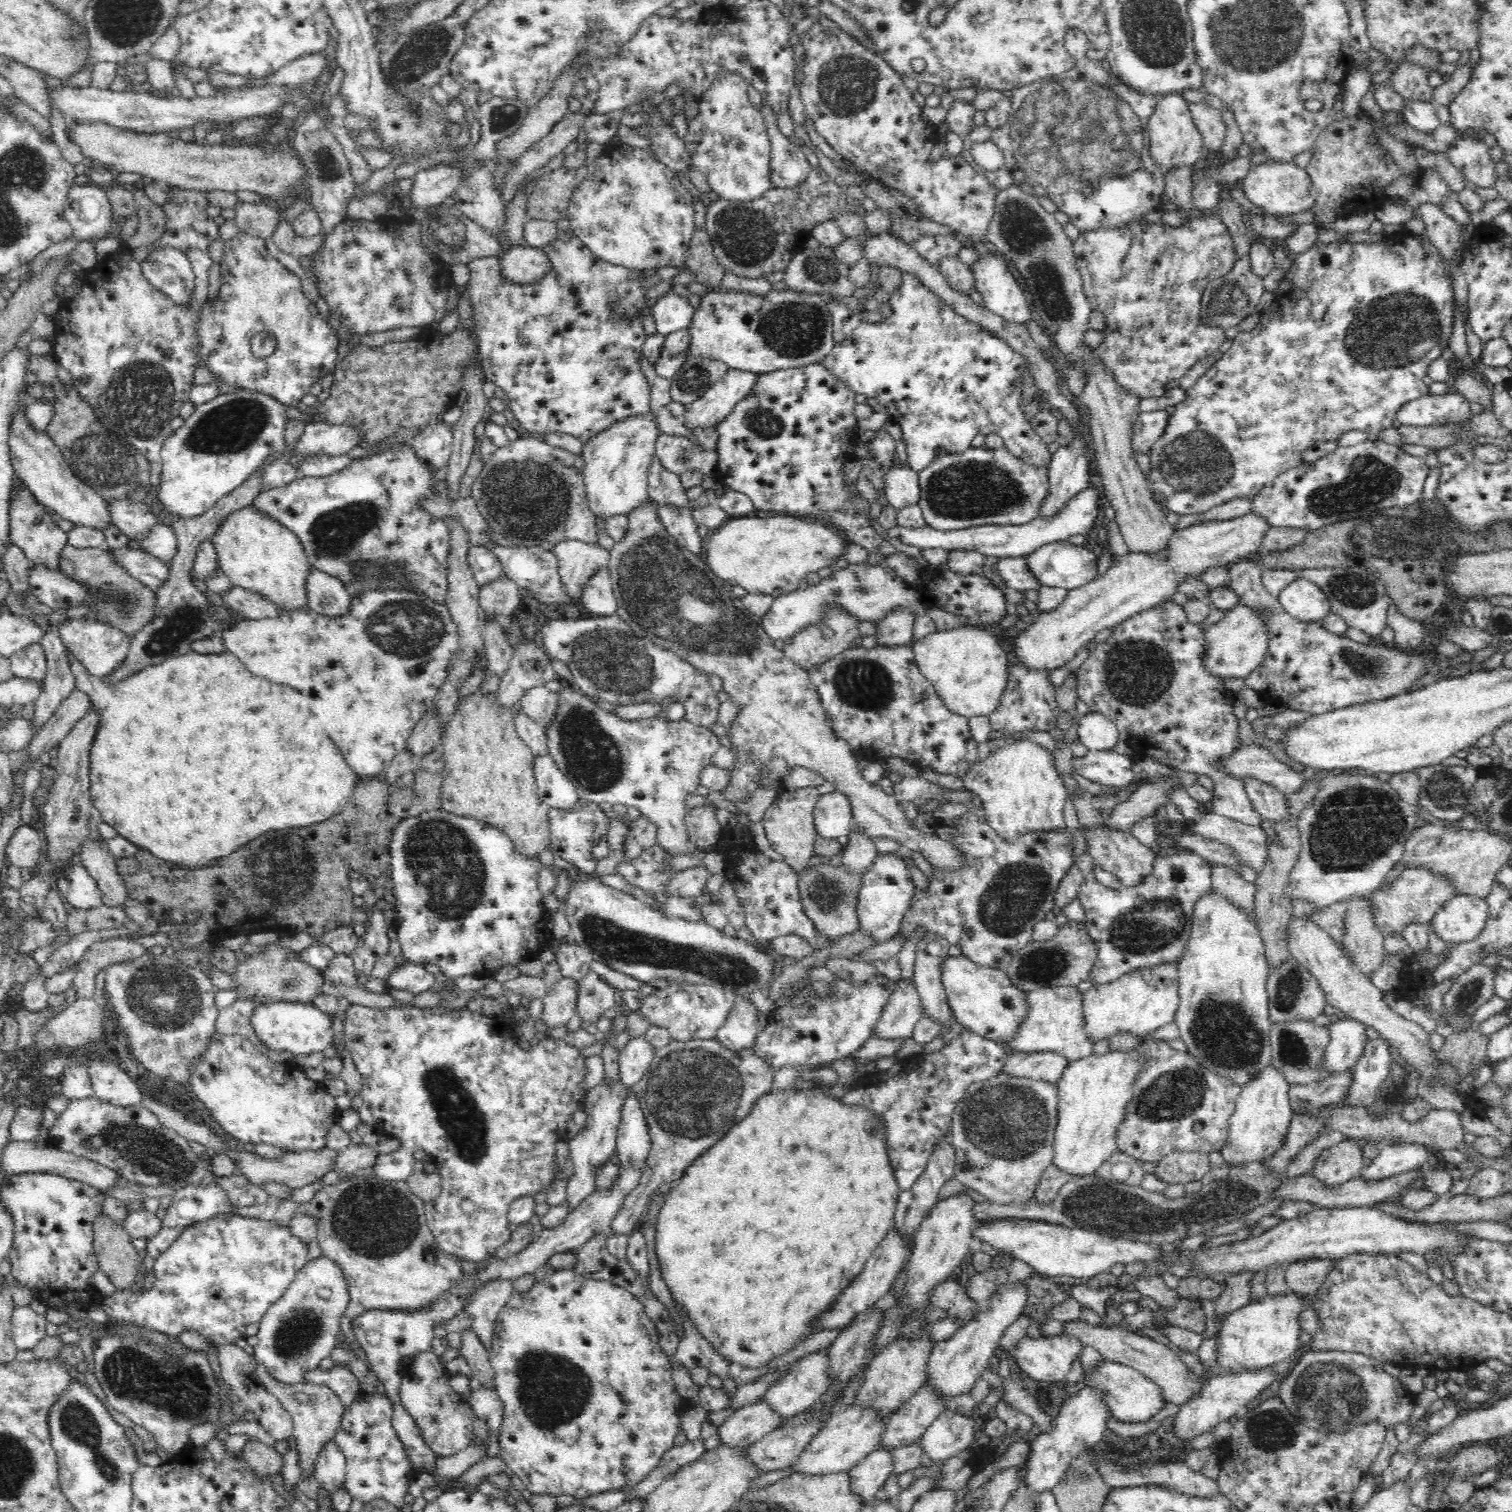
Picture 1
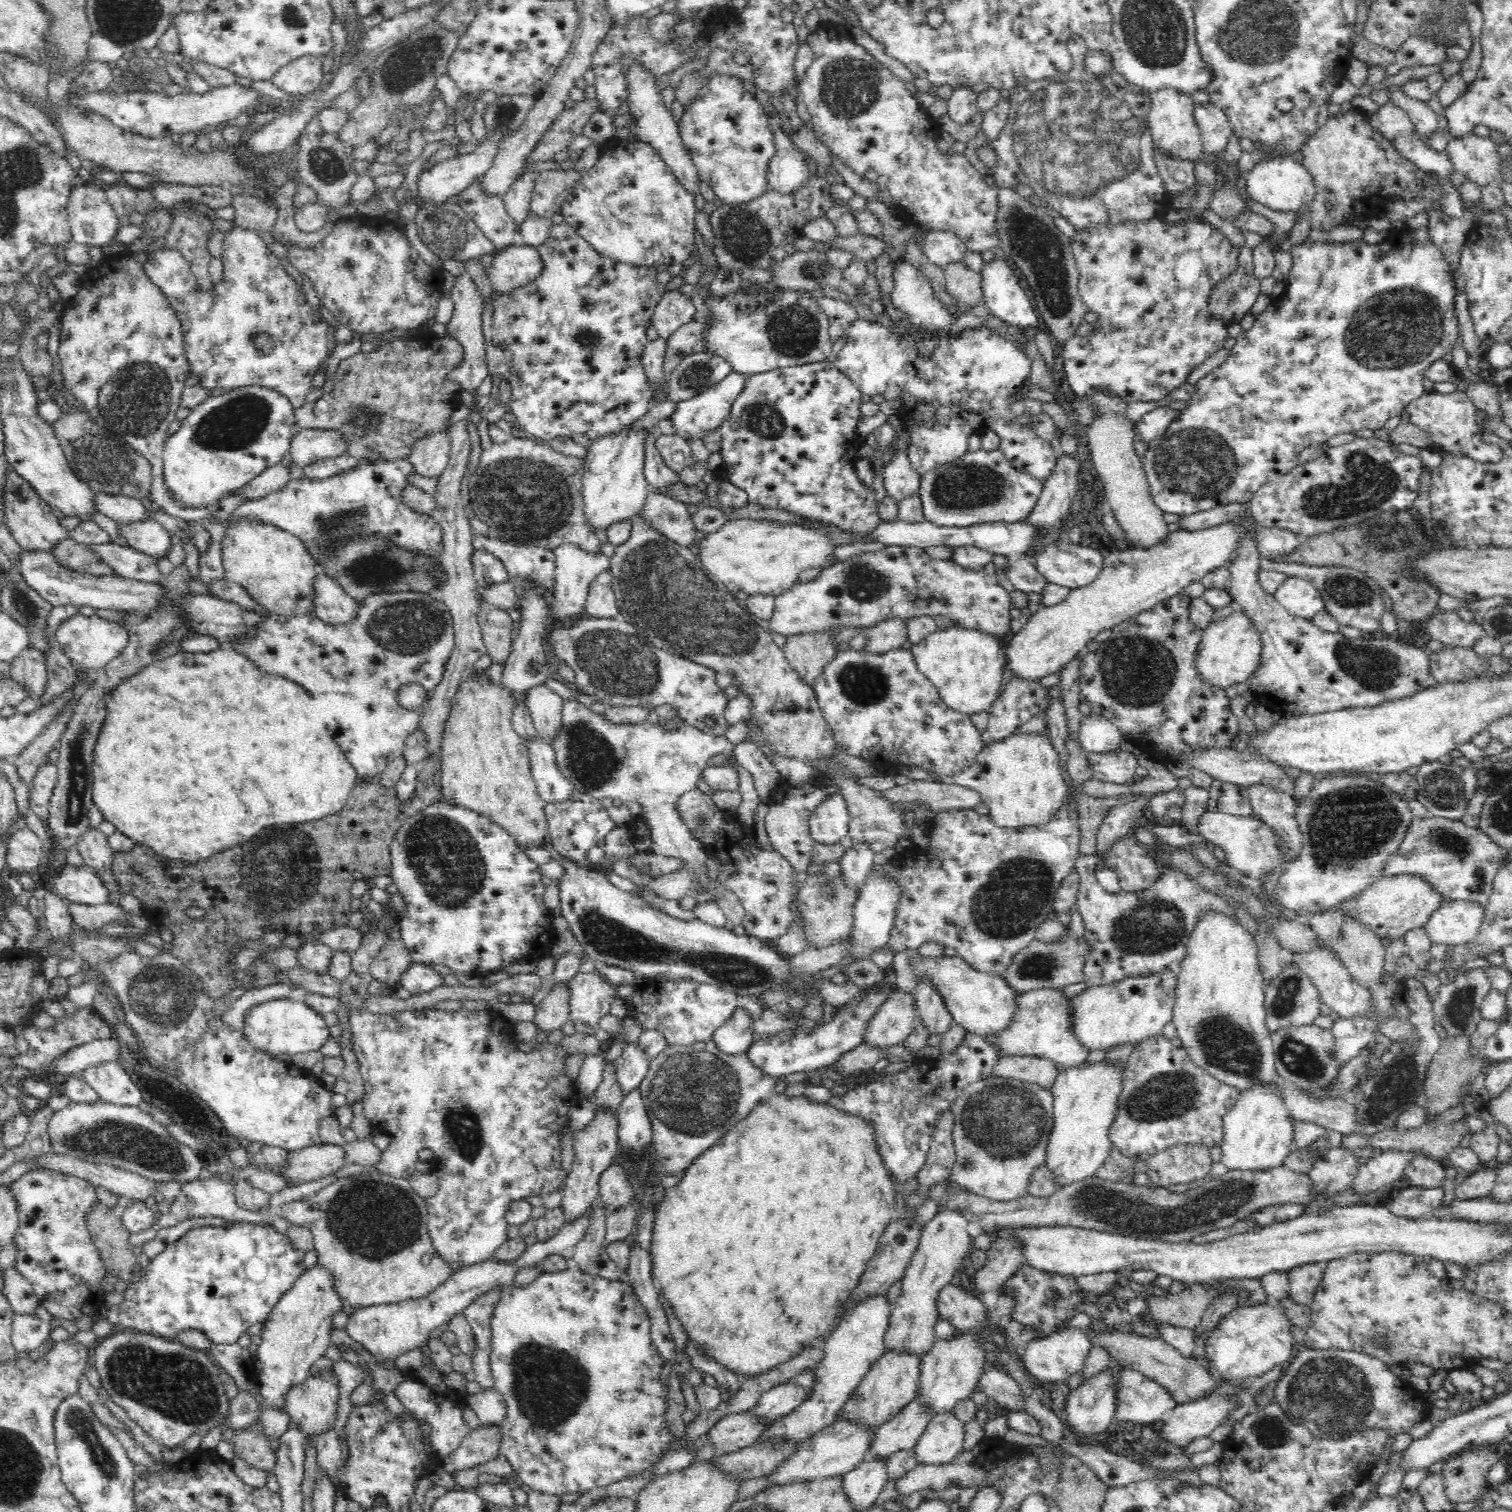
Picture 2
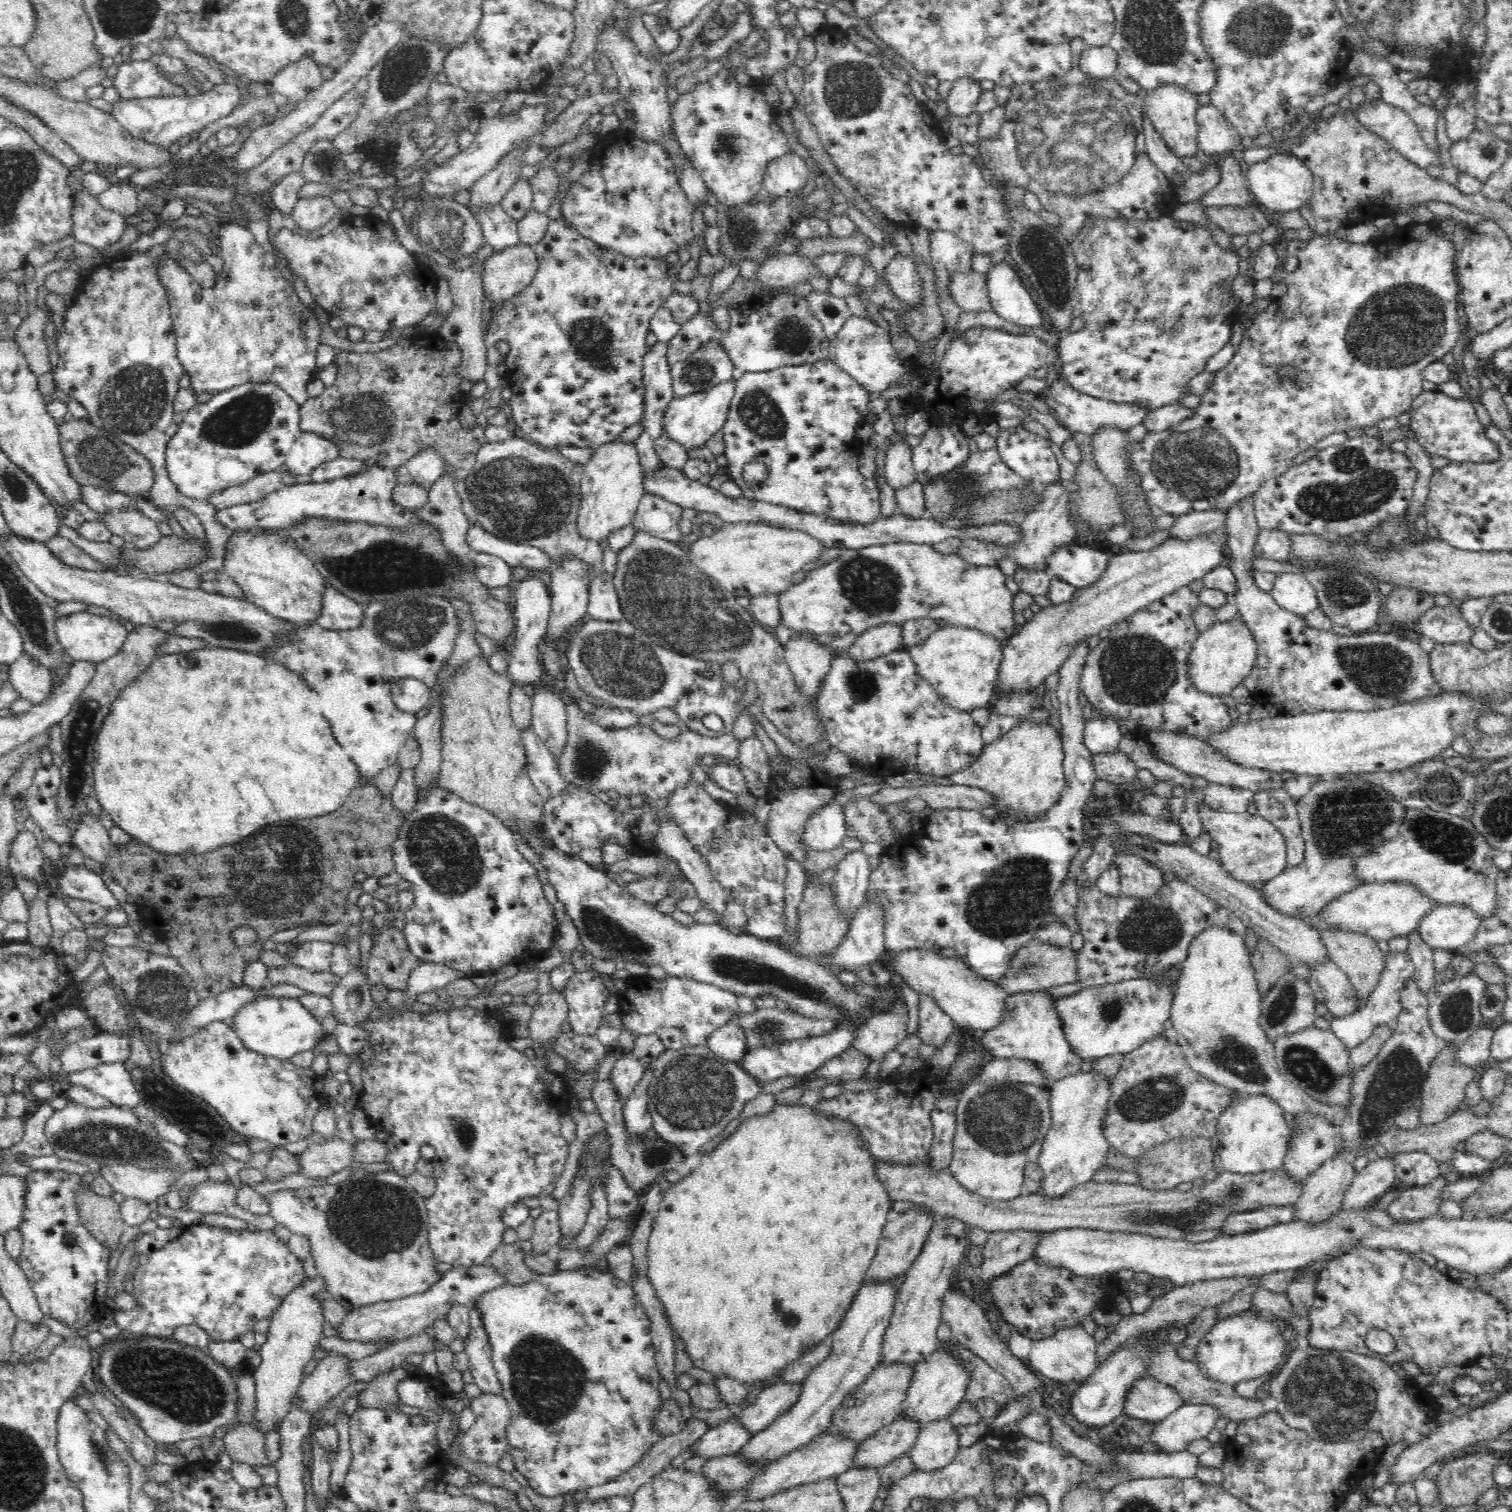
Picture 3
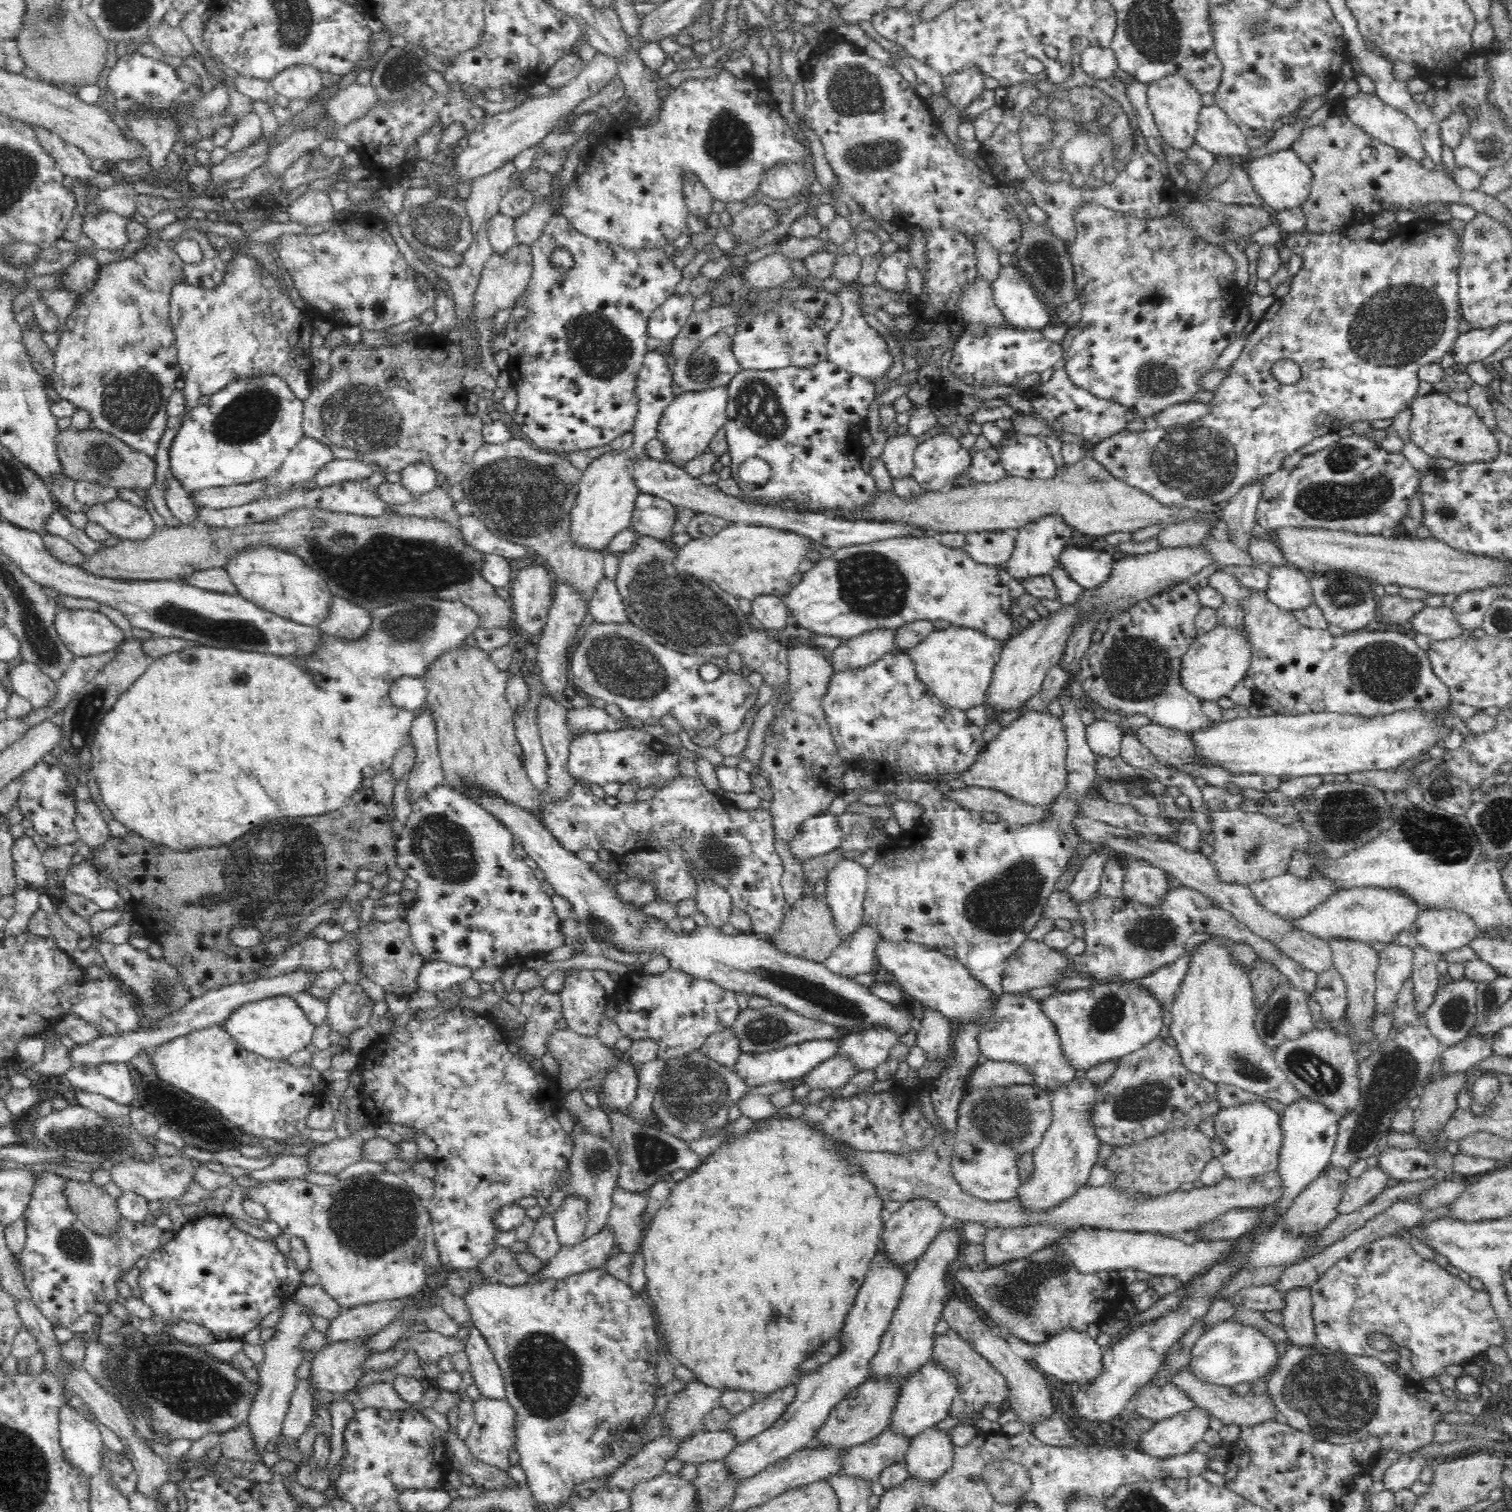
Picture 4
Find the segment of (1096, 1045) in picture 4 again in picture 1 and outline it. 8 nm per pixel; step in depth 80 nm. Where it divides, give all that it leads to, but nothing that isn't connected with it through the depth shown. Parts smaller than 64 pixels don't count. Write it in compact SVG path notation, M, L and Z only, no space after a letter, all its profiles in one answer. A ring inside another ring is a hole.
M1168 962L1154 968L1134 970L1110 982L1095 984L1081 993L1083 1034L1092 1043L1129 1034L1143 1039L1158 1028L1175 1020L1179 1006L1179 970L1177 962Z

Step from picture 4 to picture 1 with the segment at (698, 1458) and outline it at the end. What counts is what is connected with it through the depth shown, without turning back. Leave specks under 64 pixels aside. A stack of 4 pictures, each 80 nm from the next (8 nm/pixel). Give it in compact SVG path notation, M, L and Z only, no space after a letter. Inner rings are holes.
M762 1398L728 1416L718 1428L718 1438L724 1446L746 1448L776 1429L782 1418Z

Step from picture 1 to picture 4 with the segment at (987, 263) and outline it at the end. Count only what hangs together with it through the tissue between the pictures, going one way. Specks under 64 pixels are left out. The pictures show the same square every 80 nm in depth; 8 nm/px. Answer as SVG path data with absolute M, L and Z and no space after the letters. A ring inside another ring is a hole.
M1012 264L1003 266L1000 278L991 288L996 305L1012 328L1041 331L1055 322L1050 307L1036 293L1031 280Z

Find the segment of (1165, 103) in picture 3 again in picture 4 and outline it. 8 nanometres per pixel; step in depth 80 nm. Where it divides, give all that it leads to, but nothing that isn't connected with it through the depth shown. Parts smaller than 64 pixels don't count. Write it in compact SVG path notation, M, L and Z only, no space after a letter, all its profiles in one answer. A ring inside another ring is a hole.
M1172 73L1151 82L1147 88L1147 103L1164 142L1178 150L1187 149L1195 143L1198 115L1203 107L1202 93L1186 77Z

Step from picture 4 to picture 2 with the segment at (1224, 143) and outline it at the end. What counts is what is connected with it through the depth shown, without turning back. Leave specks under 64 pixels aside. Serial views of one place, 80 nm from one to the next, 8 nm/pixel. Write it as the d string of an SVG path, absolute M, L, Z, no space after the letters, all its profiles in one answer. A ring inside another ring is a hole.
M1210 102L1196 104L1193 111L1201 134L1203 152L1215 155L1225 150L1235 134L1226 113Z

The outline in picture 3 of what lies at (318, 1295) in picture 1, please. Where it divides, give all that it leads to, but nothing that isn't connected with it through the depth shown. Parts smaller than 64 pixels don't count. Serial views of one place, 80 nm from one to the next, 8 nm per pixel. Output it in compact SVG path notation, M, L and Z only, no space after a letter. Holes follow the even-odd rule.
M322 1277L306 1280L300 1284L298 1289L290 1292L284 1298L284 1302L278 1307L278 1310L272 1314L269 1322L269 1330L267 1332L267 1340L260 1348L261 1364L252 1373L255 1386L254 1412L251 1416L251 1424L256 1430L262 1434L278 1431L279 1424L284 1420L284 1417L293 1409L293 1398L296 1397L296 1392L304 1378L304 1367L313 1359L313 1353L318 1349L318 1338L322 1336L322 1323L324 1315L321 1313L320 1305L315 1300L315 1294L318 1291L326 1290L326 1285L322 1281Z

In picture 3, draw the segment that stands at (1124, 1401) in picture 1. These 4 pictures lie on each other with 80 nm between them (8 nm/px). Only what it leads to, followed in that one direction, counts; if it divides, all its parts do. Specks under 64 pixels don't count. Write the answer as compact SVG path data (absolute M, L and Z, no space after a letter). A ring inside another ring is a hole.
M1152 1376L1138 1378L1130 1390L1124 1413L1131 1418L1161 1421L1184 1406L1184 1398L1174 1387L1157 1381Z

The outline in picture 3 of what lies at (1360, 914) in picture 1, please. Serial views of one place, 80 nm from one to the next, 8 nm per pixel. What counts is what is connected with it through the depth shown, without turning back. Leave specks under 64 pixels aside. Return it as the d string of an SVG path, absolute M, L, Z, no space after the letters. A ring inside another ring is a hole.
M1322 930L1322 940L1326 943L1331 960L1346 976L1352 985L1354 998L1358 1002L1356 1012L1368 1005L1368 998L1374 992L1382 972L1383 956L1376 940L1359 934L1358 932L1341 932L1341 930Z

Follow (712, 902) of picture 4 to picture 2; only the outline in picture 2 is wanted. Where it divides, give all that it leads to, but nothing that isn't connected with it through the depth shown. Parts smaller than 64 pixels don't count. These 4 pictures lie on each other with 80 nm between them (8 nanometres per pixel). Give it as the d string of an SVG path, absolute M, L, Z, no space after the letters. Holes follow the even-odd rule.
M568 698L564 702L562 720L560 738L556 743L552 743L552 746L564 778L571 782L574 789L600 800L608 798L612 801L614 799L619 800L622 803L638 802L651 829L650 850L659 855L678 859L682 862L684 870L694 877L697 891L706 892L706 890L710 890L712 880L710 880L710 872L706 866L706 860L709 856L703 849L703 844L695 840L693 834L683 823L678 811L676 811L675 803L684 792L697 788L698 779L708 767L707 763L712 757L720 754L728 758L735 756L735 745L724 735L710 735L708 732L700 731L686 722L678 725L676 730L670 731L647 720L639 724L614 725L600 713L592 711L589 706L572 698Z

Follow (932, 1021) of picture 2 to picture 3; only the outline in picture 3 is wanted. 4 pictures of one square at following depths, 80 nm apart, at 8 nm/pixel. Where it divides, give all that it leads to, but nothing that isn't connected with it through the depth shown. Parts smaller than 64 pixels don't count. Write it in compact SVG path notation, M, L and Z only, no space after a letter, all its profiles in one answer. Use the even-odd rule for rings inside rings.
M920 994L919 1003L919 1027L916 1034L922 1044L932 1046L938 1051L938 1048L942 1048L952 1036L955 1024L949 1016L938 1009L938 1005L931 998Z

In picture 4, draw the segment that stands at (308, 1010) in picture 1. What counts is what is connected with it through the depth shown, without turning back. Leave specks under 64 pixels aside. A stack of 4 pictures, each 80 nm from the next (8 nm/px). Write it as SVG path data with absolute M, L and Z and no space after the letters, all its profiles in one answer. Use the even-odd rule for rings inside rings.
M290 996L264 998L242 1004L231 1011L222 1025L240 1048L268 1060L287 1060L294 1052L306 1048L311 1044L315 1028Z

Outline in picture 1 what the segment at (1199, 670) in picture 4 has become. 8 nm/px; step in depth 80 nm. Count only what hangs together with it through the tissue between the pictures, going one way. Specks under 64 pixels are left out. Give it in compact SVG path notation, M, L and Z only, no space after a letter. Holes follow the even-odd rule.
M1243 604L1234 605L1224 614L1223 618L1215 624L1207 627L1203 638L1203 652L1201 663L1205 672L1219 680L1228 680L1228 678L1240 678L1246 680L1251 672L1254 672L1263 661L1267 649L1267 629L1263 626L1263 620L1251 608Z

